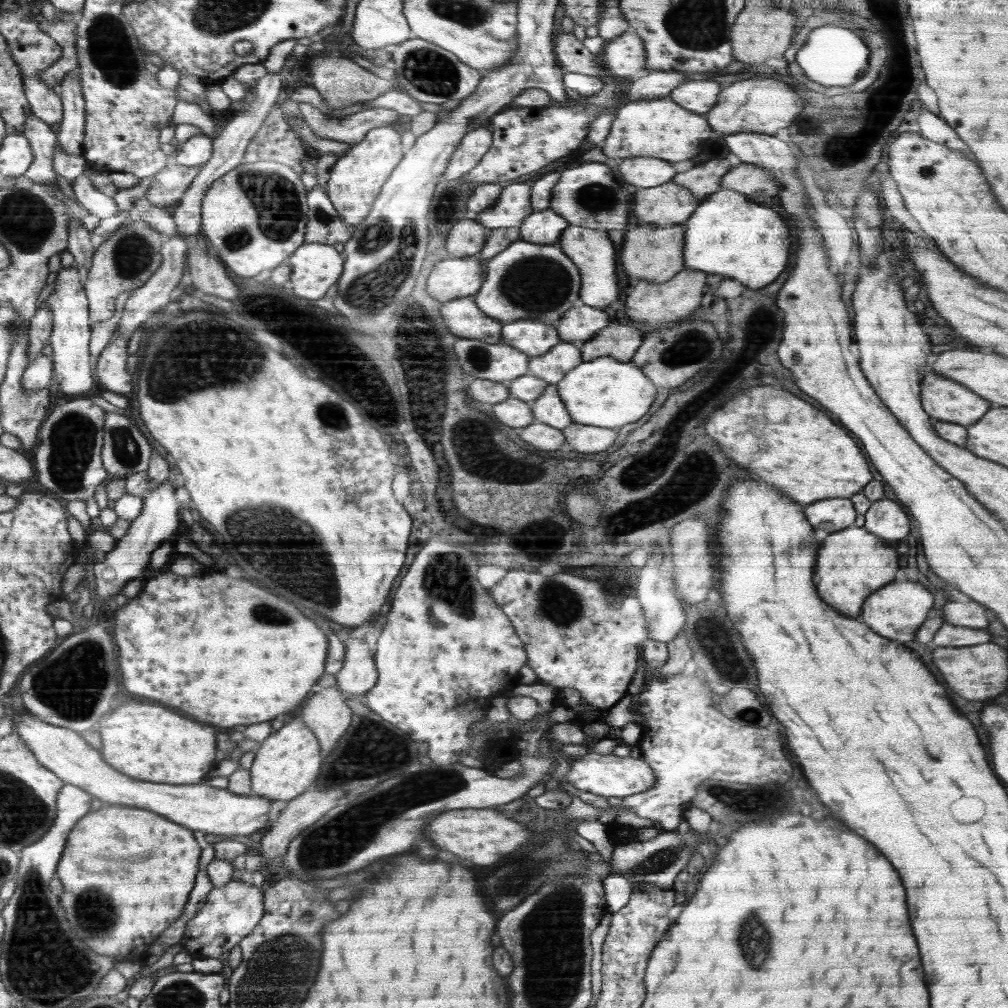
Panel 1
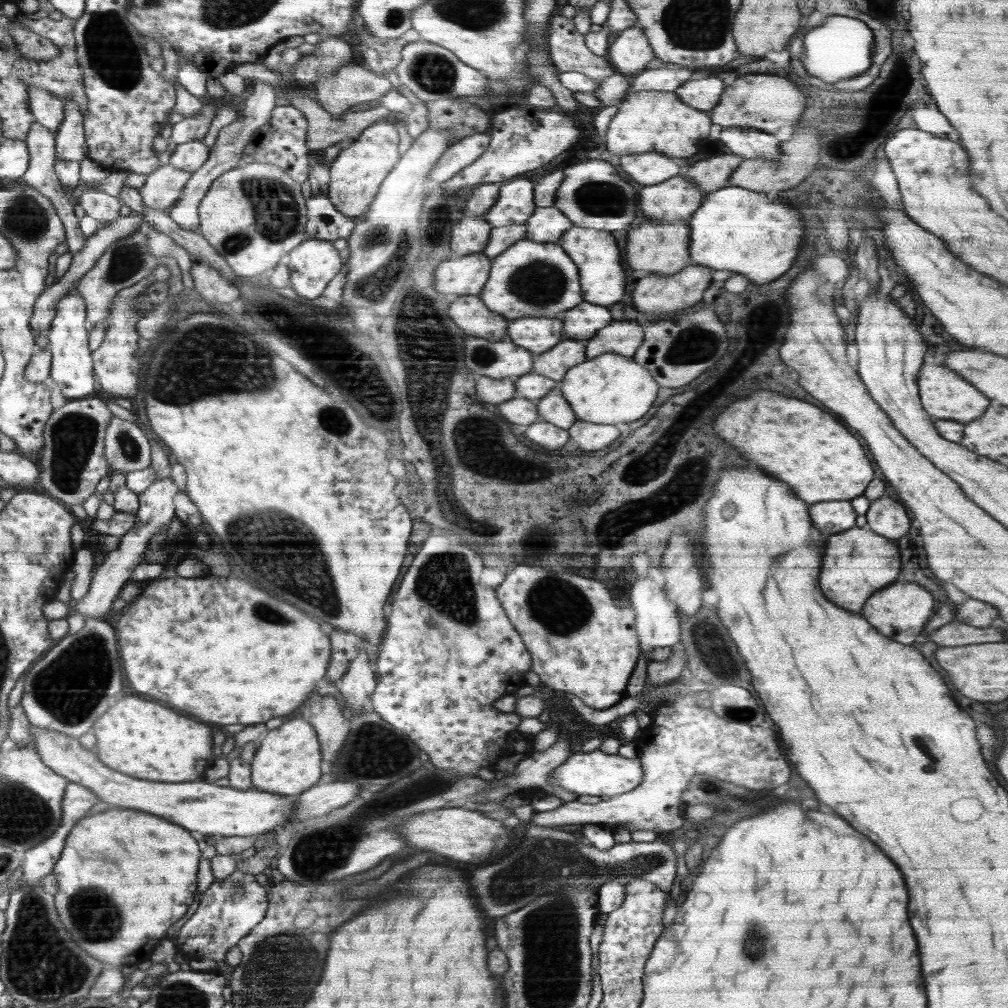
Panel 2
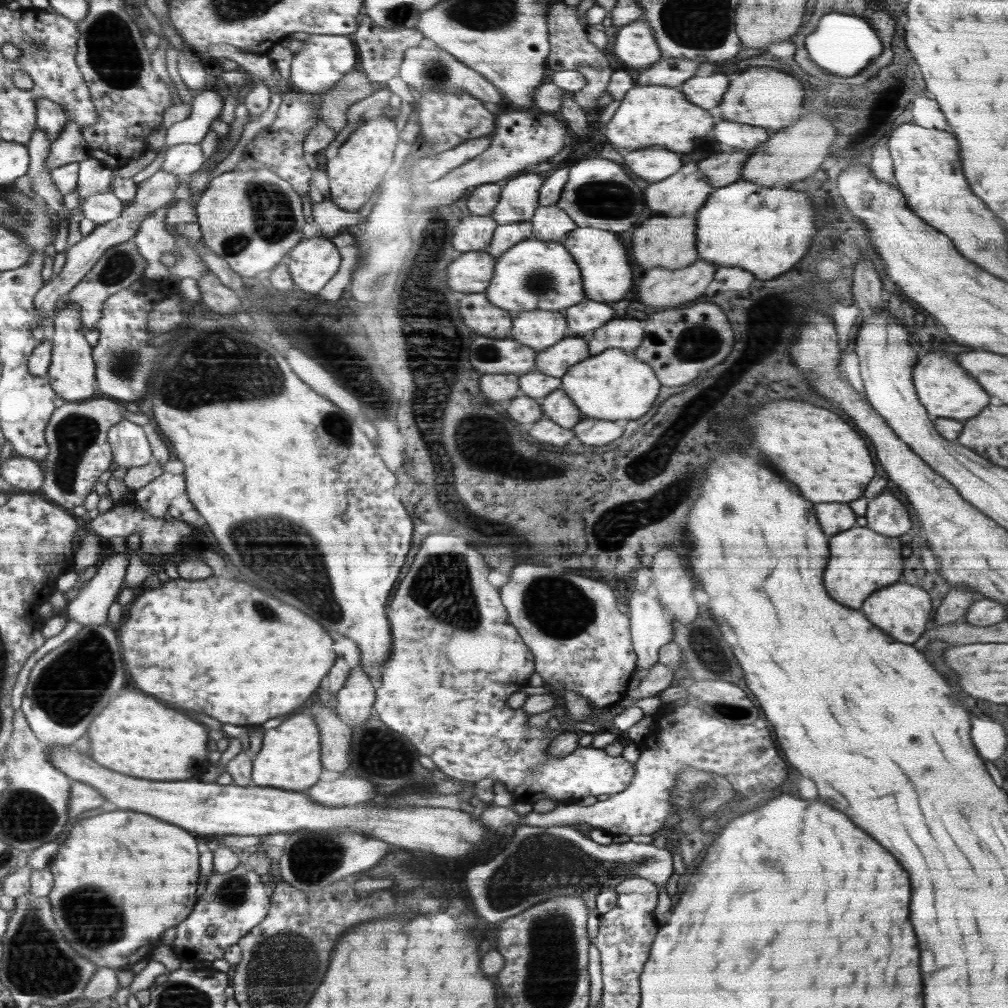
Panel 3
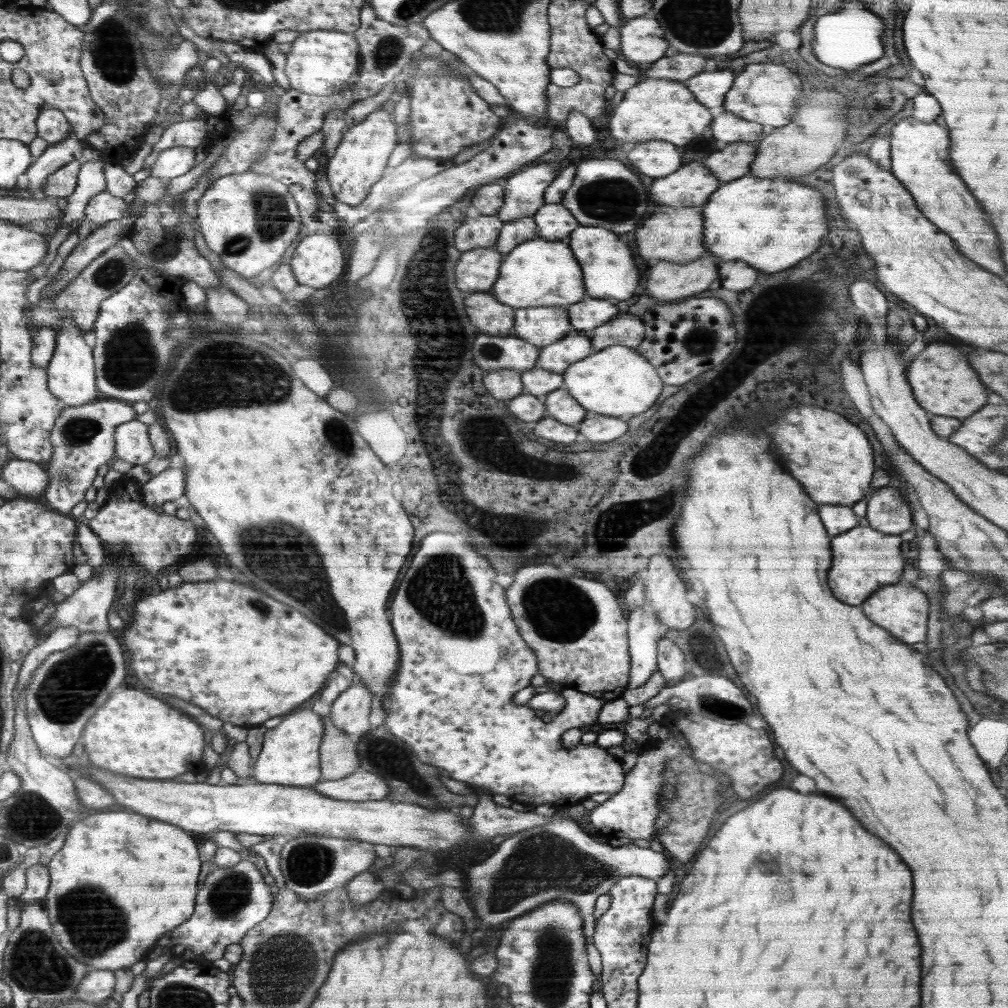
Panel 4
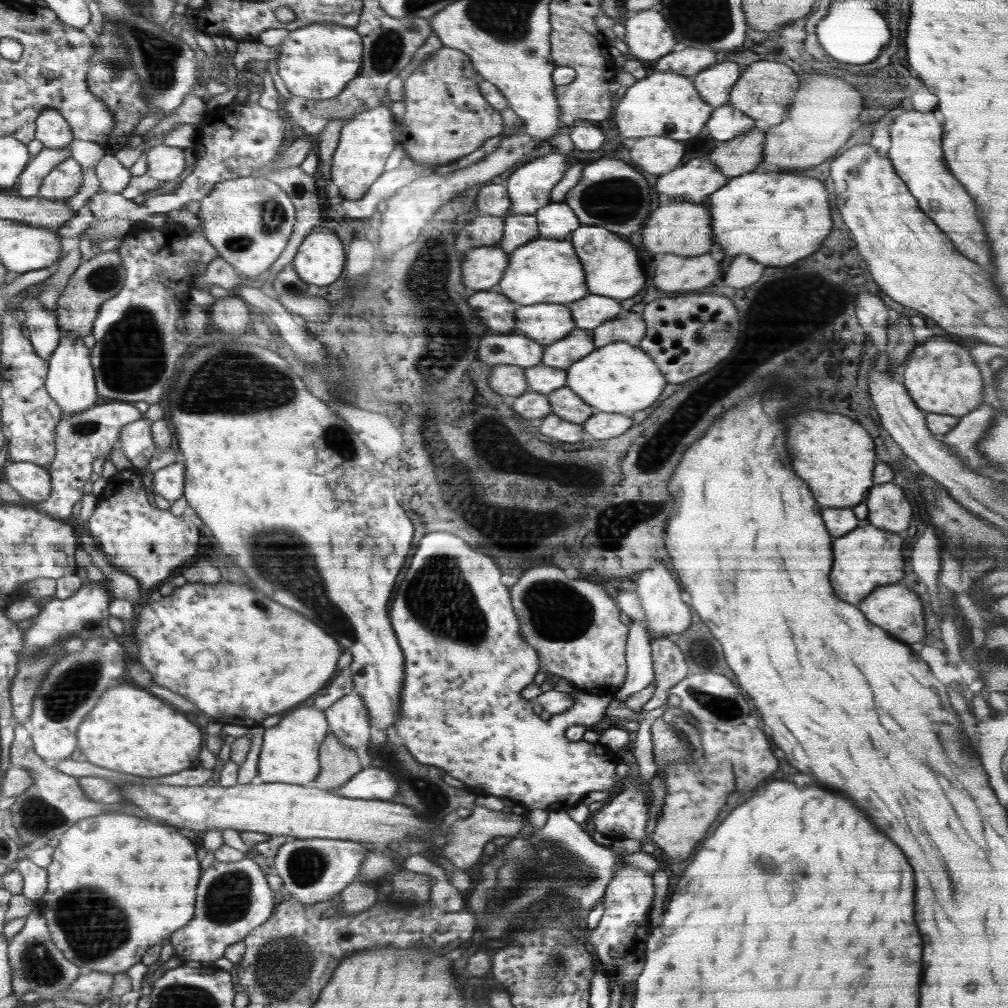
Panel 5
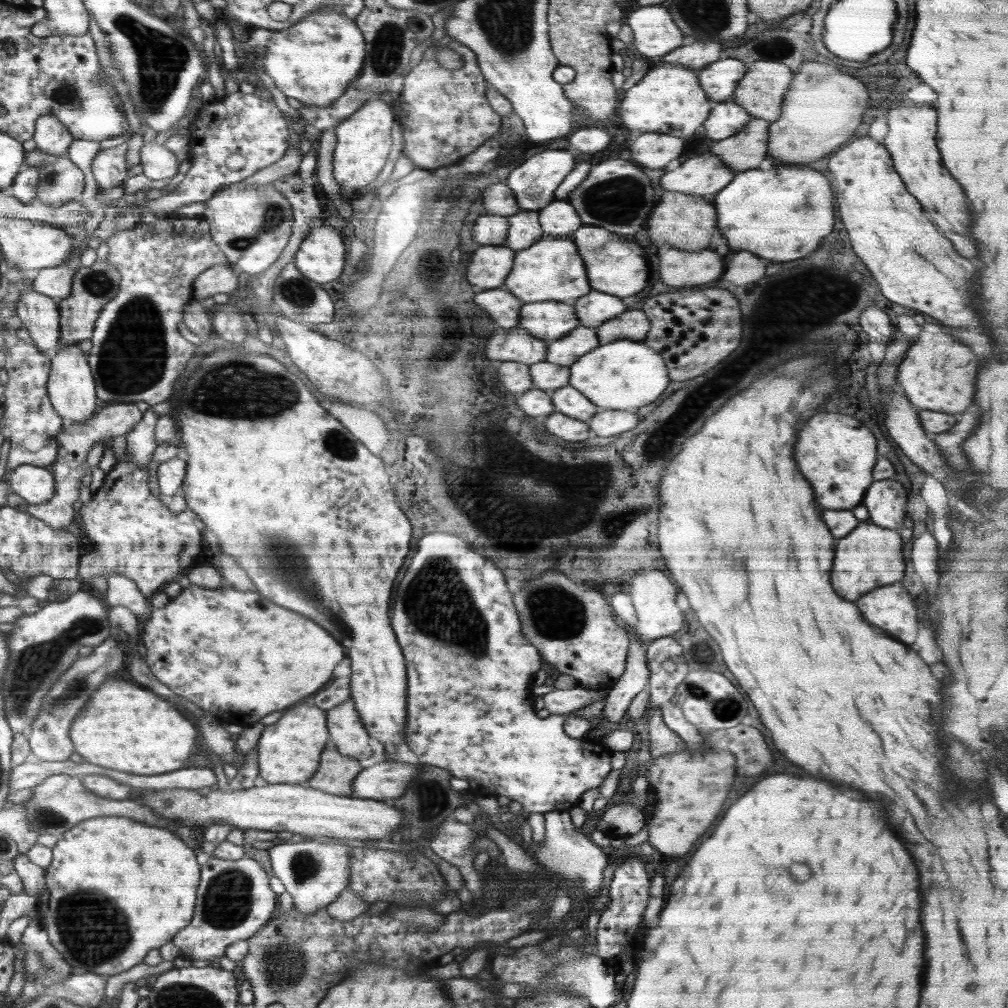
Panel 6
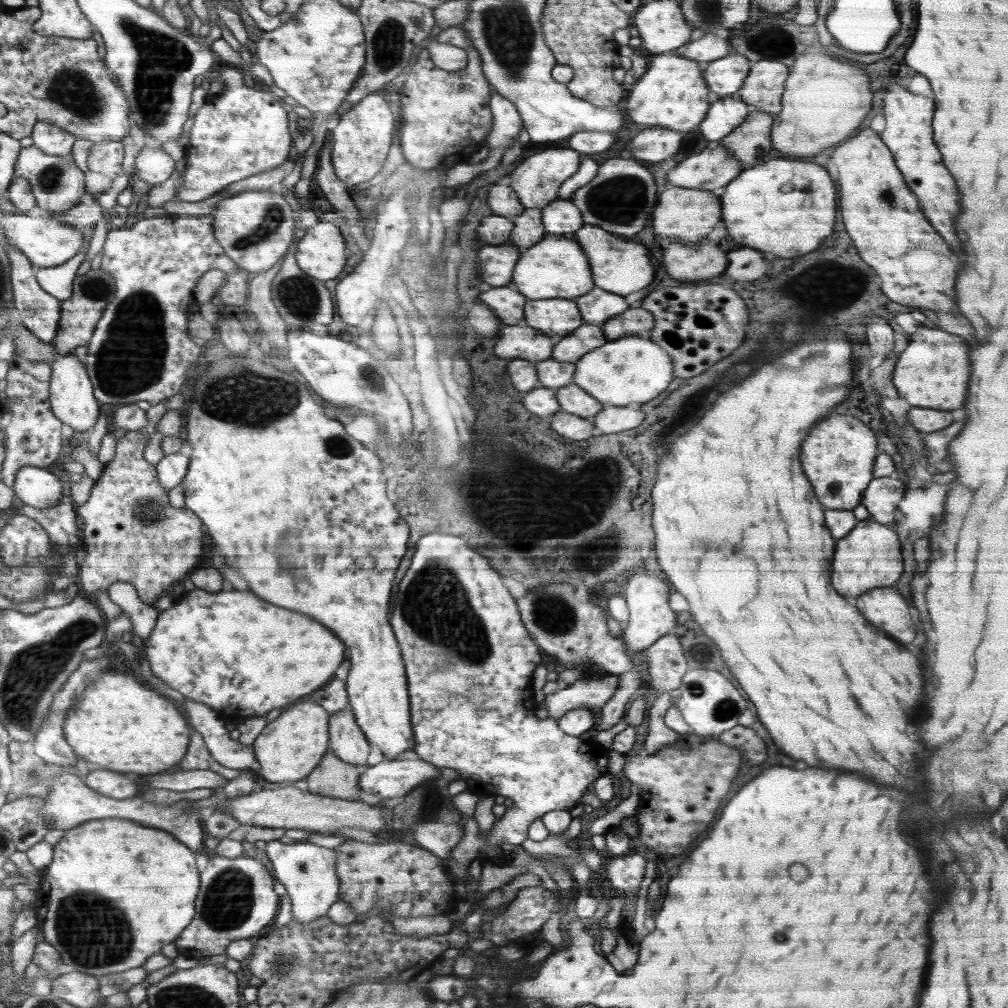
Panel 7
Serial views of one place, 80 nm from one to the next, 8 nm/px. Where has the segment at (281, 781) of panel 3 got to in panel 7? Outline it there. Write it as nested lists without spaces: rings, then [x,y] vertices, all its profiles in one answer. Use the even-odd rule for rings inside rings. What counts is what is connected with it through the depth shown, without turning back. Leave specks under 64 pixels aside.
[[[314,701],[300,702],[282,710],[256,737],[252,749],[264,780],[294,783],[307,778],[330,752],[330,713]]]

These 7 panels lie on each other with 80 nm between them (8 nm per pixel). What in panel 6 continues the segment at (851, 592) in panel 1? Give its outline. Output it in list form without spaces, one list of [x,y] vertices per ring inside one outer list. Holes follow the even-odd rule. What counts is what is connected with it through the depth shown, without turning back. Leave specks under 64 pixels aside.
[[[864,521],[864,524],[860,522],[854,532],[838,540],[832,568],[832,586],[836,594],[842,596],[844,600],[854,602],[874,588],[898,582],[902,576],[904,576],[904,558],[902,558],[902,540],[898,532]]]

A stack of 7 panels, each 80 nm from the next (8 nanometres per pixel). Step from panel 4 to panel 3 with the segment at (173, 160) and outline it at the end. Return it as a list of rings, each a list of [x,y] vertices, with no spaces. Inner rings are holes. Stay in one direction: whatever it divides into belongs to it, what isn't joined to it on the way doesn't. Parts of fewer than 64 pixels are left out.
[[[180,144],[166,150],[162,170],[179,175],[196,172],[206,159],[199,144]]]

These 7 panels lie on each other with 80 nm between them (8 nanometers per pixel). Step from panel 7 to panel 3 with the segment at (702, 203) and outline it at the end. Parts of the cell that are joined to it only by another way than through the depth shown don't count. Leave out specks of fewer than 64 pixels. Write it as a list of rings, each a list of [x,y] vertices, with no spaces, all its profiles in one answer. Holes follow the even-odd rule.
[[[654,215],[635,226],[632,237],[632,256],[634,263],[649,270],[661,266],[662,268],[680,269],[698,261],[696,252],[696,215],[682,216]]]

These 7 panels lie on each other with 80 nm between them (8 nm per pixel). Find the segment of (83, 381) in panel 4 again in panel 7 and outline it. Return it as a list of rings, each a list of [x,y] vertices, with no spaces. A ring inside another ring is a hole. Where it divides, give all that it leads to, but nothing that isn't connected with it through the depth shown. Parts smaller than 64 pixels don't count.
[[[74,353],[59,355],[52,360],[51,373],[49,401],[54,416],[78,433],[82,433],[82,430],[90,430],[100,414],[100,404],[95,397],[96,392],[92,392],[93,384],[90,384],[91,377],[86,365]]]

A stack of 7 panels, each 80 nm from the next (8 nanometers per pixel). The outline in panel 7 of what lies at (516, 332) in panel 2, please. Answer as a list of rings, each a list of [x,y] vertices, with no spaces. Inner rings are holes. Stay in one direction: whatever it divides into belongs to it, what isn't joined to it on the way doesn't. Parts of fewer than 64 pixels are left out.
[[[528,299],[524,305],[522,323],[550,337],[565,336],[584,324],[579,308],[572,299]]]

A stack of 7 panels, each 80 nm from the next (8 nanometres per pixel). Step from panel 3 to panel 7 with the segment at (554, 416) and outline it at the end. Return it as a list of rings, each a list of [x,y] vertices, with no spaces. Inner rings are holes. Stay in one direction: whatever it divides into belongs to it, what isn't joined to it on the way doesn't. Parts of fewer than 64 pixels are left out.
[[[574,383],[559,388],[557,390],[557,399],[561,411],[584,418],[593,418],[604,408],[602,403]]]

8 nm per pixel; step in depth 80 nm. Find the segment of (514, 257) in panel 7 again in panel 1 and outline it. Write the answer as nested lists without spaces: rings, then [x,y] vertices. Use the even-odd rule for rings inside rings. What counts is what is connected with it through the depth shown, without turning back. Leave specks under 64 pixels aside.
[[[478,254],[442,260],[427,278],[427,293],[442,303],[473,297],[486,278],[487,263]]]

